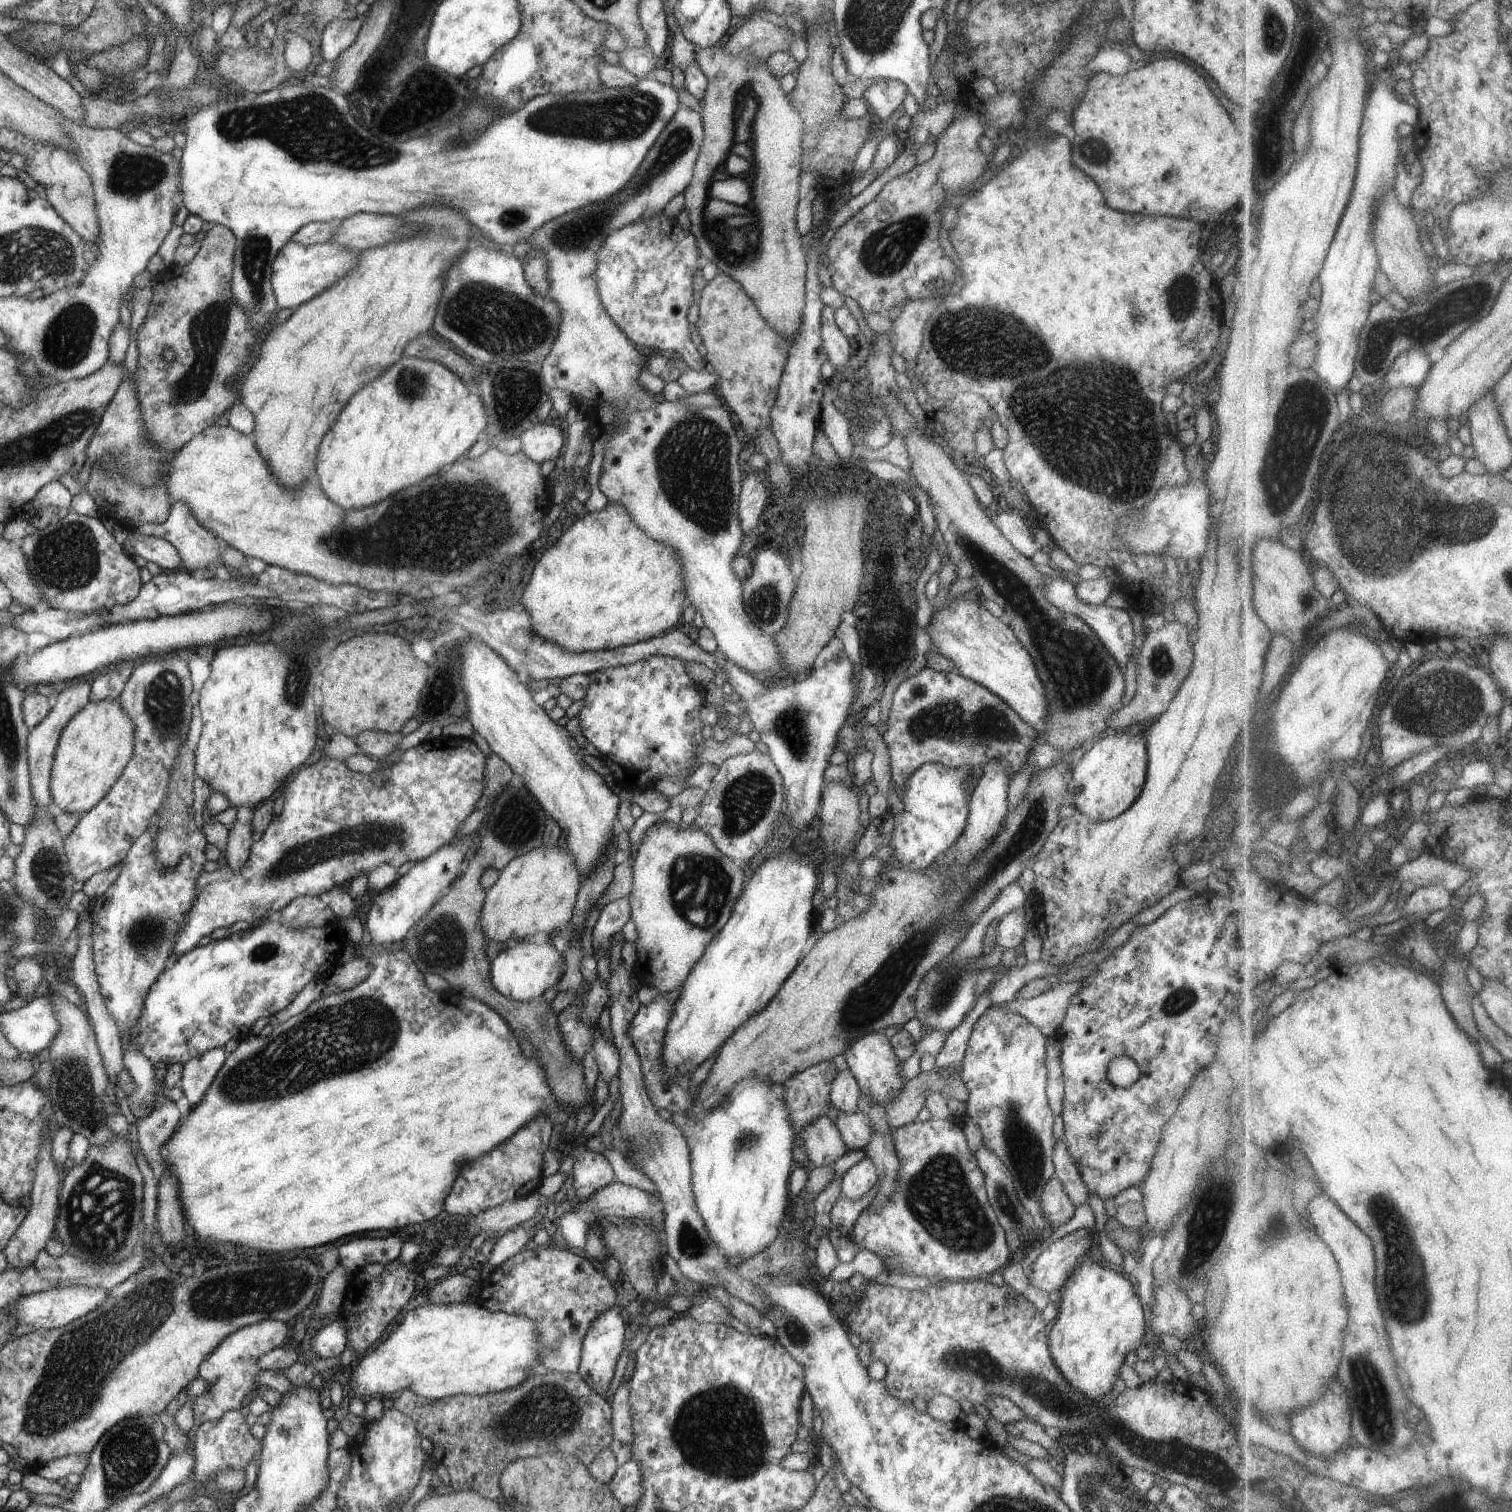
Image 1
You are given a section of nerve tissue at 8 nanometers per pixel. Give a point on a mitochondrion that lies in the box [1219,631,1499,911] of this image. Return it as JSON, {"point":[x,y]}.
{"point":[1441,699]}

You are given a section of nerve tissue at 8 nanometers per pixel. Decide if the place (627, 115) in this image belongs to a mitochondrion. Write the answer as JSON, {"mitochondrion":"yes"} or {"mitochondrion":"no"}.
{"mitochondrion":"yes"}

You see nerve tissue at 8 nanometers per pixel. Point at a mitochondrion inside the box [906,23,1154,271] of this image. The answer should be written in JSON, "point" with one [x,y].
{"point":[1094,149]}

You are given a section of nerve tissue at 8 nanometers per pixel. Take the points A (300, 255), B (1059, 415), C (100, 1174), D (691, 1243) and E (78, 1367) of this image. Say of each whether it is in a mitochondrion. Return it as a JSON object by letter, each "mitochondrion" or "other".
{"A":"other","B":"mitochondrion","C":"mitochondrion","D":"mitochondrion","E":"mitochondrion"}

